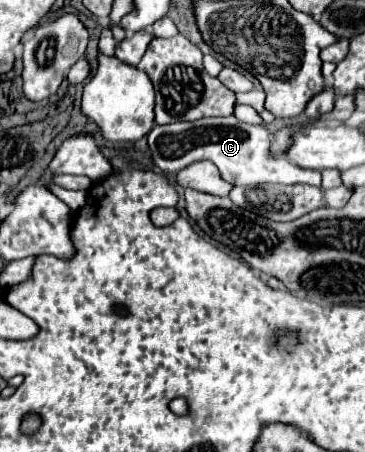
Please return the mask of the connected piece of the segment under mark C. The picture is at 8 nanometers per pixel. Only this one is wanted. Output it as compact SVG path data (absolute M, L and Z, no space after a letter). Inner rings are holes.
M234 115L230 117L204 117L192 123L170 123L156 125L148 135L148 147L152 153L152 161L164 173L178 173L192 163L212 161L222 179L230 185L248 185L258 187L264 183L280 183L280 185L314 185L320 187L322 175L320 171L304 169L290 165L284 157L272 159L268 155L268 131L264 125L248 125L238 121Z

